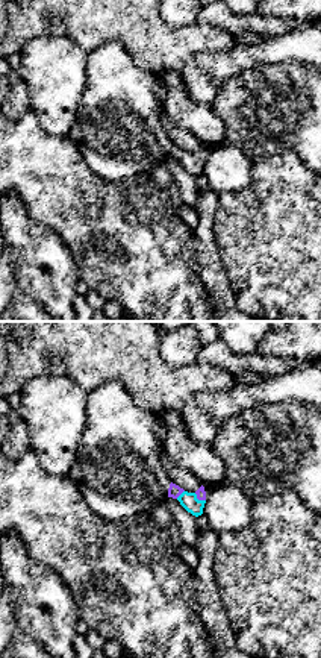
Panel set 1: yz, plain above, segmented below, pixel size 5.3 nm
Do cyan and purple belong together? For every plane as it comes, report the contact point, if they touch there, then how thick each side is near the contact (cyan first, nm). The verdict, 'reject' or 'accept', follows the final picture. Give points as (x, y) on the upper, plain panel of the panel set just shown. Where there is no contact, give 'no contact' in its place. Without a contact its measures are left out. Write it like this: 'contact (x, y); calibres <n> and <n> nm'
contact (180, 155); calibres 90 and 70 nm

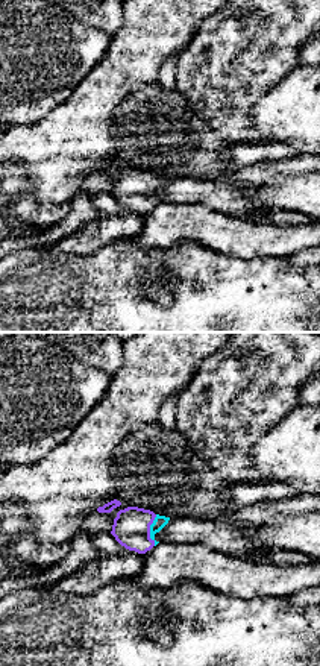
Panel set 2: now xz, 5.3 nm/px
contact (150, 190); calibres 70 and 200 nm

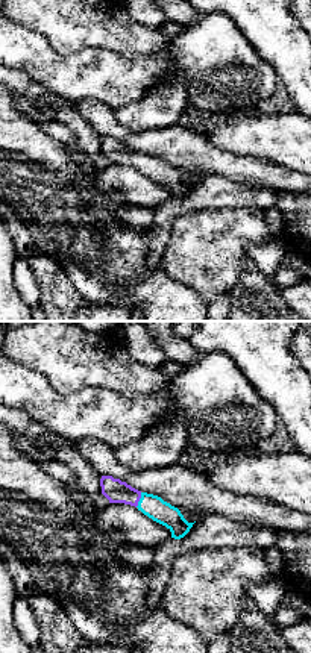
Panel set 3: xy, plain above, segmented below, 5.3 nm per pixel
contact (140, 161); calibres 120 and 120 nm

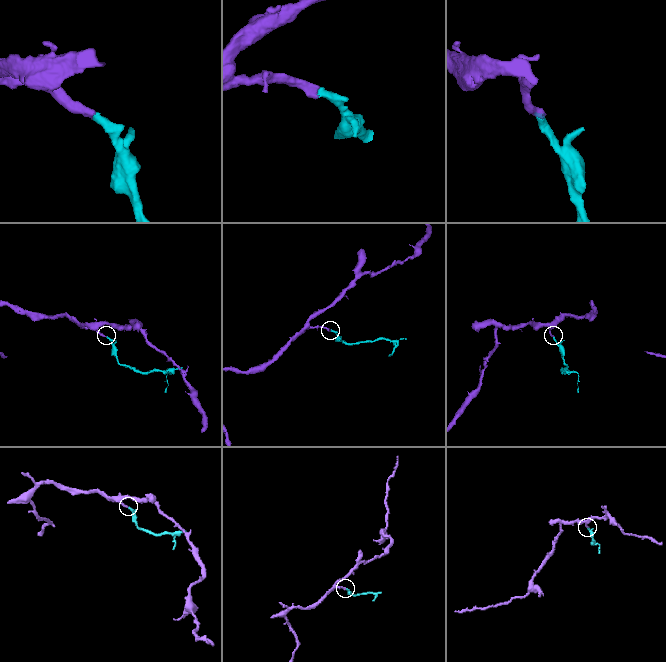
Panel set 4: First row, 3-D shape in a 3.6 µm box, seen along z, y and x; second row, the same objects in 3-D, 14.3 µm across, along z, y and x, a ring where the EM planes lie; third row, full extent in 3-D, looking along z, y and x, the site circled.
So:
accept

